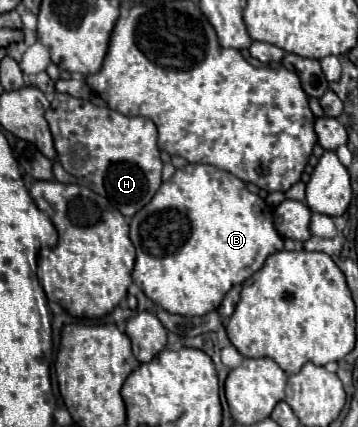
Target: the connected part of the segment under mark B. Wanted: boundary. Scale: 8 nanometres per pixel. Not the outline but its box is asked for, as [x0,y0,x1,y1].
[130,163,282,317]

